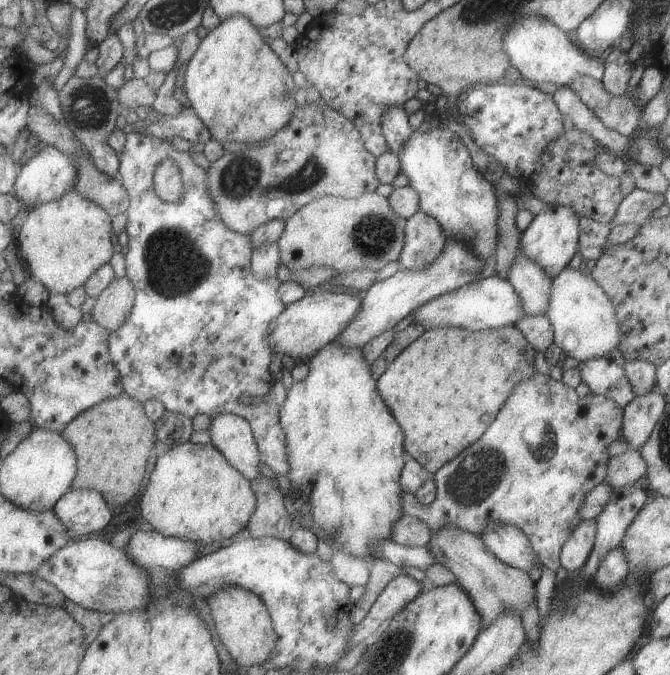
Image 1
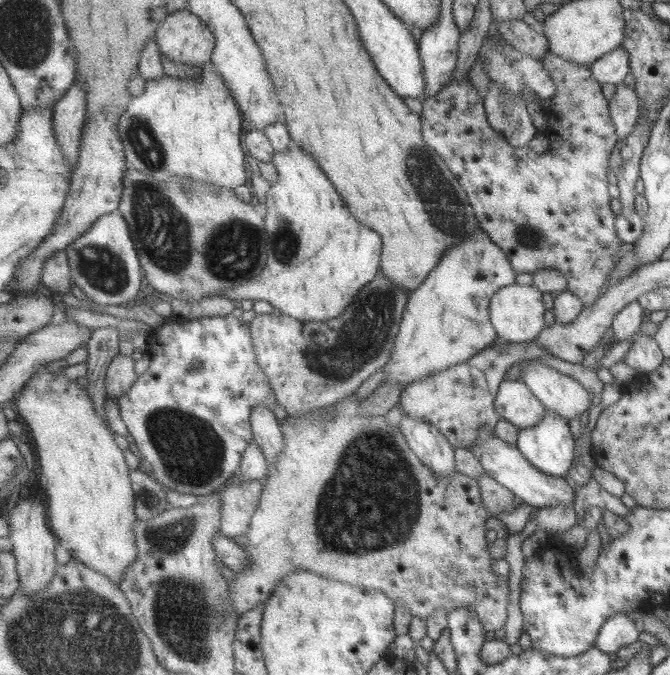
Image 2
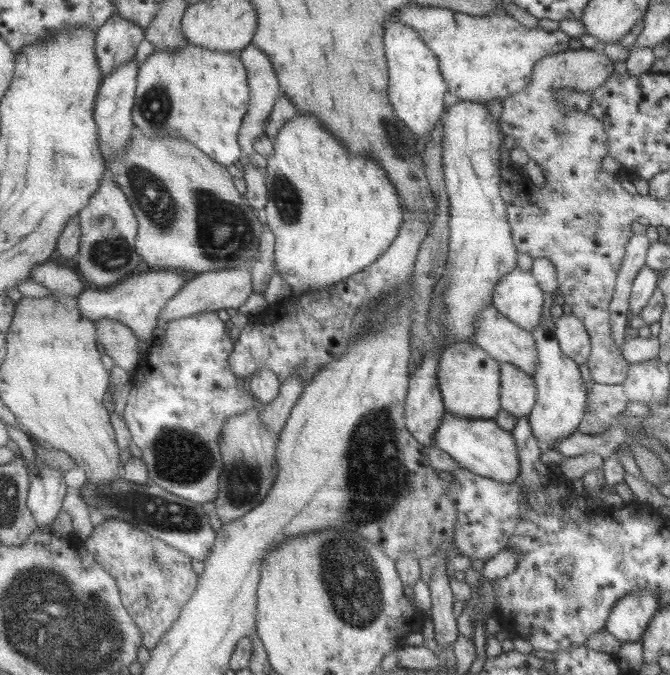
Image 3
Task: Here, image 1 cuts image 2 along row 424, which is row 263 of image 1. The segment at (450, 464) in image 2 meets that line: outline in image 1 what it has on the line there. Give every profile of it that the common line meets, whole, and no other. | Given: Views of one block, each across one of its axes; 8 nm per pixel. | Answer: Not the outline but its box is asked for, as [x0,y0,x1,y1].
[399,211,448,271]

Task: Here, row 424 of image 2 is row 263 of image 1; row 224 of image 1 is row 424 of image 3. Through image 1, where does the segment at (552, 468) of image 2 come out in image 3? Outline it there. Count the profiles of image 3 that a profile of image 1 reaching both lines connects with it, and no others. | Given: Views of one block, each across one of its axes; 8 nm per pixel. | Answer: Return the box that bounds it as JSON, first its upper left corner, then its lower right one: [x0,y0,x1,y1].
[526,317,587,451]

